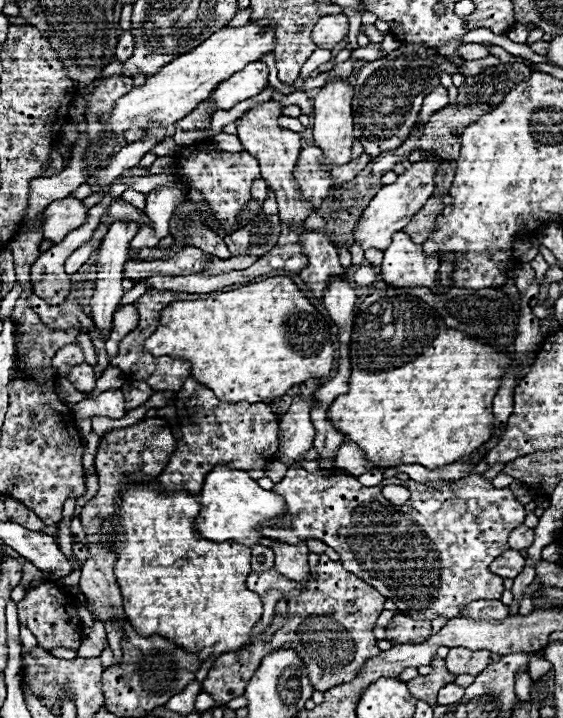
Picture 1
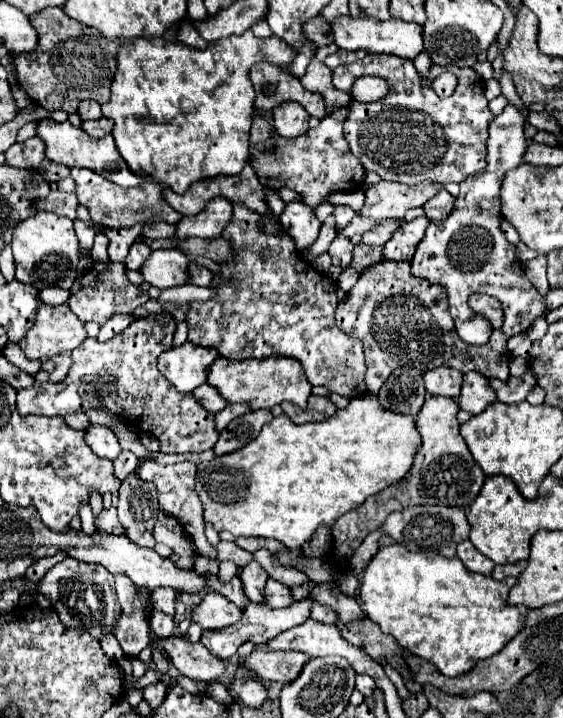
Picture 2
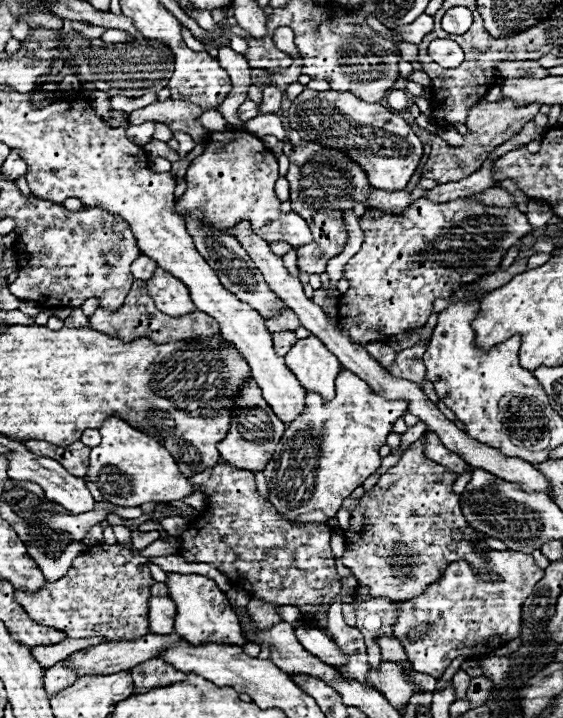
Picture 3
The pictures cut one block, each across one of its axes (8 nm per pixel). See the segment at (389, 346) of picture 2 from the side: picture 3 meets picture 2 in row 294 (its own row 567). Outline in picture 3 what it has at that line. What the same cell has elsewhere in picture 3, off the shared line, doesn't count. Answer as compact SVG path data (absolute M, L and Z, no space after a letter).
M426 436L410 444L400 462L382 474L378 484L362 496L350 518L350 534L344 534L346 568L370 588L372 598L402 602L422 594L442 576L446 564L464 558L478 540L484 540L484 534L470 528L462 516L460 498L452 492L458 474L426 458L424 448Z

